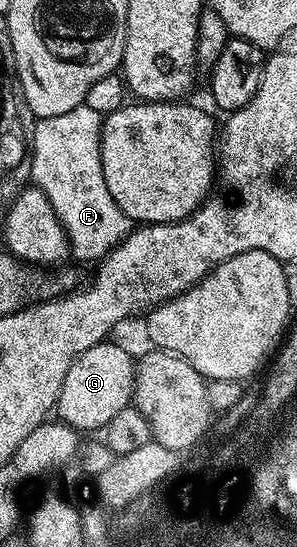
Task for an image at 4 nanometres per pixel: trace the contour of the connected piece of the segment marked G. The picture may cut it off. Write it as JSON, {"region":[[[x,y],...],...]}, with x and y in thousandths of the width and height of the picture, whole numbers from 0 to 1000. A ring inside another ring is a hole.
{"region":[[[343,625],[279,640],[239,662],[226,691],[199,713],[185,748],[205,773],[236,775],[263,792],[313,790],[323,782],[364,784],[401,750],[438,744],[455,698],[455,658],[407,629]]]}

